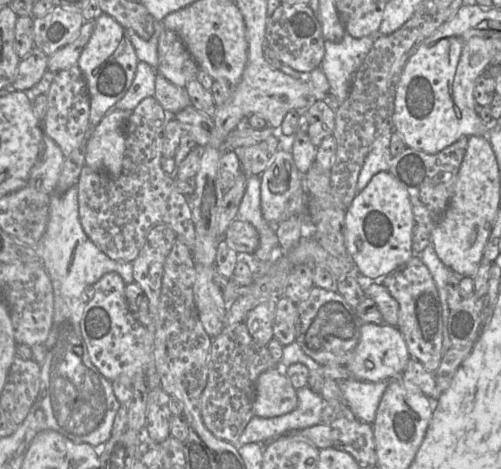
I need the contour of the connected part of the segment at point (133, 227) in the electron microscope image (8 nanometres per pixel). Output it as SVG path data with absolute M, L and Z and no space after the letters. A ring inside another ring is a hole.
M154 96L143 99L130 113L125 126L125 151L120 176L111 178L86 165L80 173L77 183L80 223L89 239L112 260L132 263L142 249L149 230L157 224L168 225L175 232L177 240L191 251L193 249L195 227L186 196L177 190L174 179L161 167L163 133L169 117L172 116Z

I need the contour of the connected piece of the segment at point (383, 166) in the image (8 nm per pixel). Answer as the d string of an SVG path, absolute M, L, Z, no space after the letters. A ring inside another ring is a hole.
M393 130L385 131L373 142L358 177L357 193L368 185L375 174L389 171L393 157L390 153L392 132Z

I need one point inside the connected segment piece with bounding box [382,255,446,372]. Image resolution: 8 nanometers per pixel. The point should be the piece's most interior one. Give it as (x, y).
(420, 318)

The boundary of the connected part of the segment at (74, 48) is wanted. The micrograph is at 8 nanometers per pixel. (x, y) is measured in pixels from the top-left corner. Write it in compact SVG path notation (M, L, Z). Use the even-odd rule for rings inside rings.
M84 20L78 36L48 57L47 68L59 72L76 65L94 29L94 21Z

